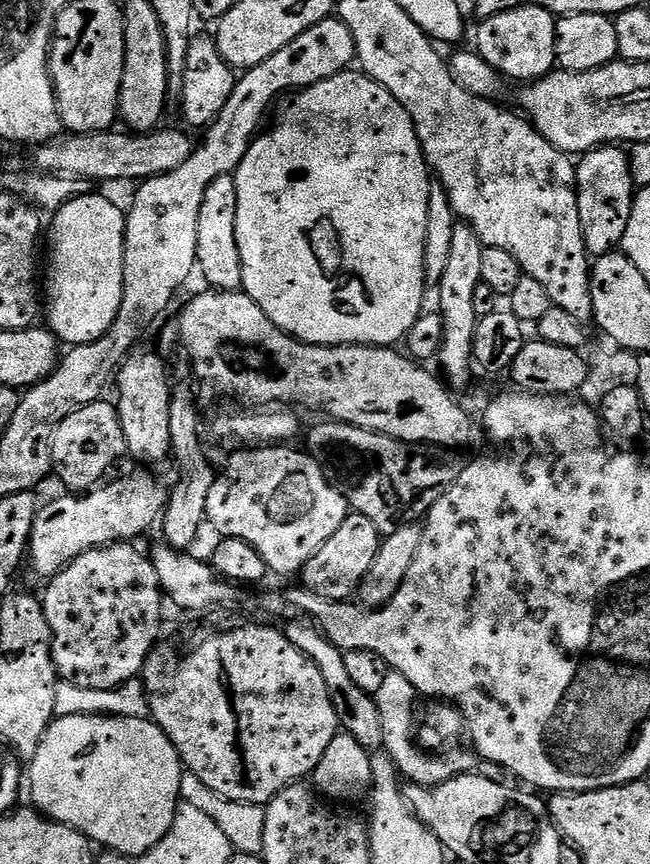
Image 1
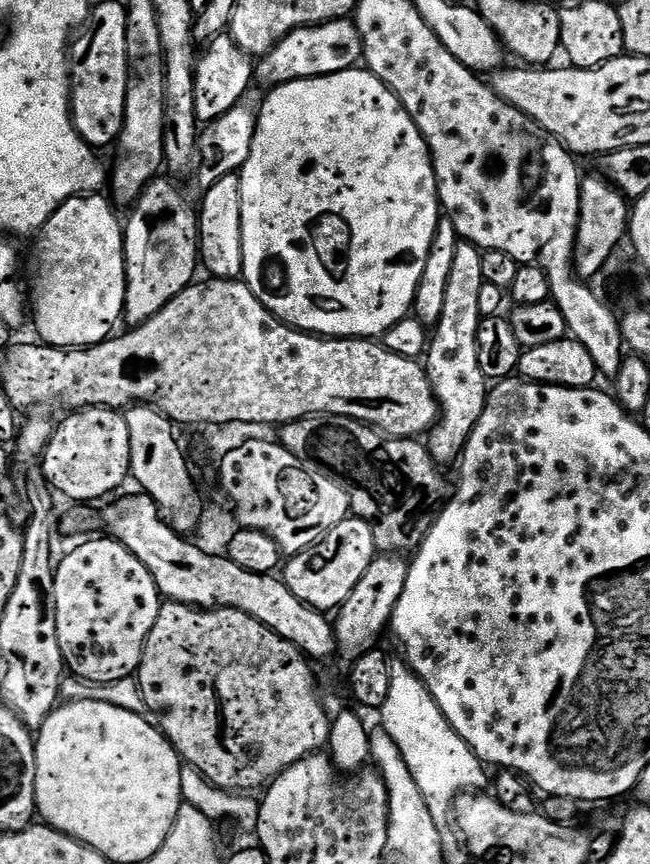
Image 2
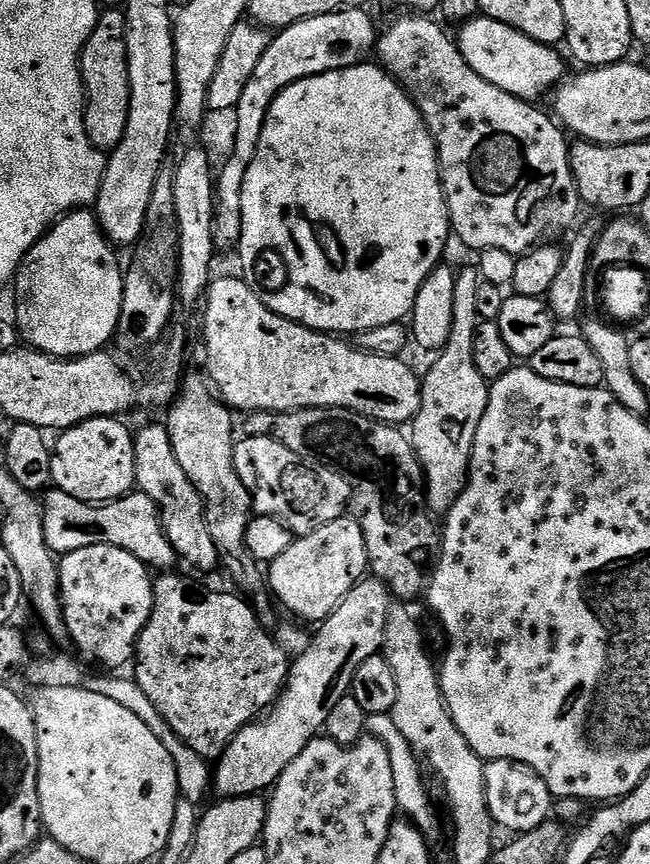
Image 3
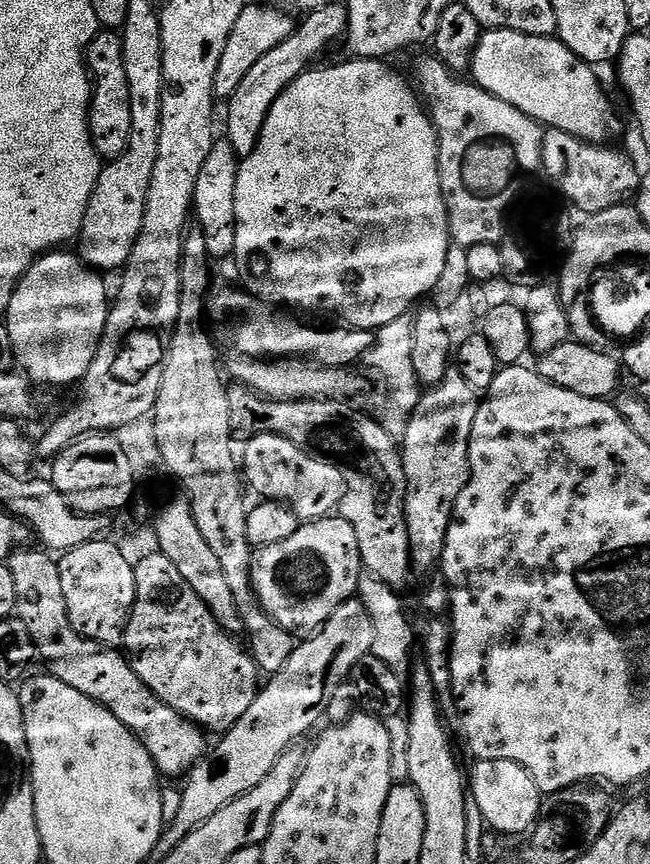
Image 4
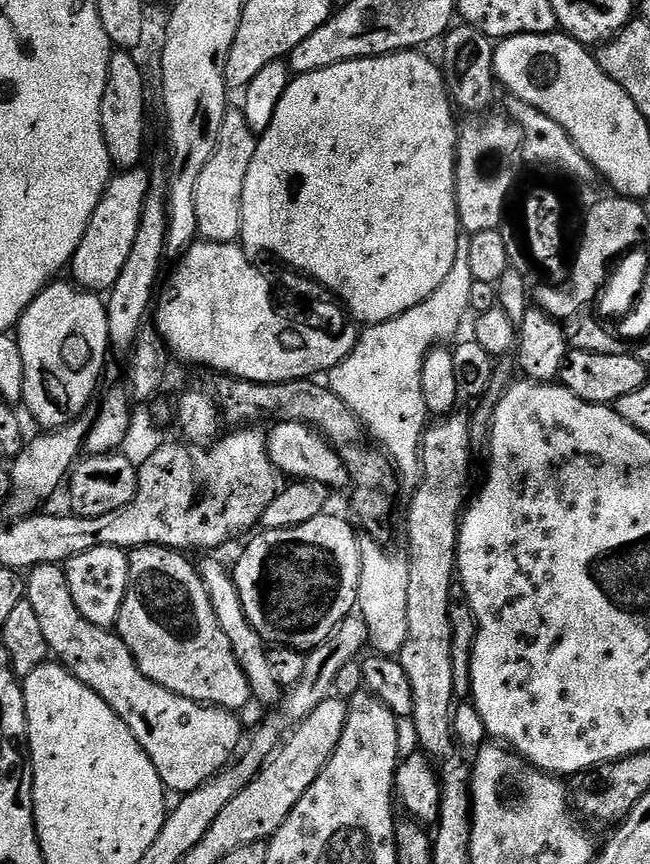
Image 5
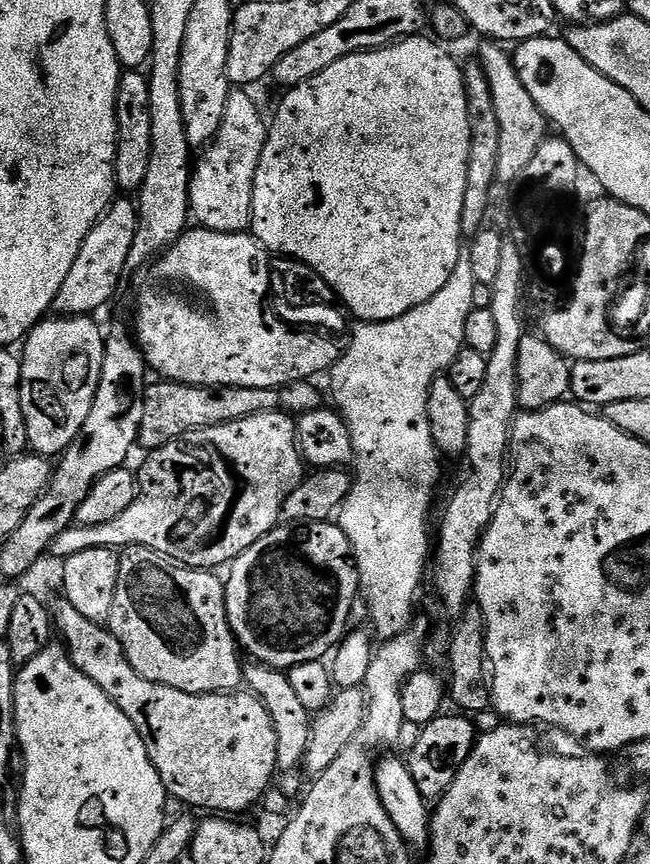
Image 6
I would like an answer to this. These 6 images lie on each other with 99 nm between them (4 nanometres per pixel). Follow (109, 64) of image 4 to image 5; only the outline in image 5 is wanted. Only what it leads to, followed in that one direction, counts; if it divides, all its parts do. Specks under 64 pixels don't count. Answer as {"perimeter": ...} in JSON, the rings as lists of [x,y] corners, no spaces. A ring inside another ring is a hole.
{"perimeter":[[[128,50],[113,51],[106,82],[106,94],[102,98],[102,134],[106,138],[106,150],[110,150],[112,167],[127,170],[141,167],[144,156],[144,139],[148,136],[148,92],[144,89],[144,72]]]}

